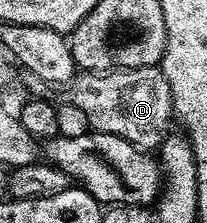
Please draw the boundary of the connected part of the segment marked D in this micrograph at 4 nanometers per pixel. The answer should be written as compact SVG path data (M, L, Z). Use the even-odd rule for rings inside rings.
M159 65L112 69L110 73L79 71L70 82L70 89L70 104L85 111L85 119L89 119L94 132L121 135L121 139L144 151L155 151L172 128L171 92Z

